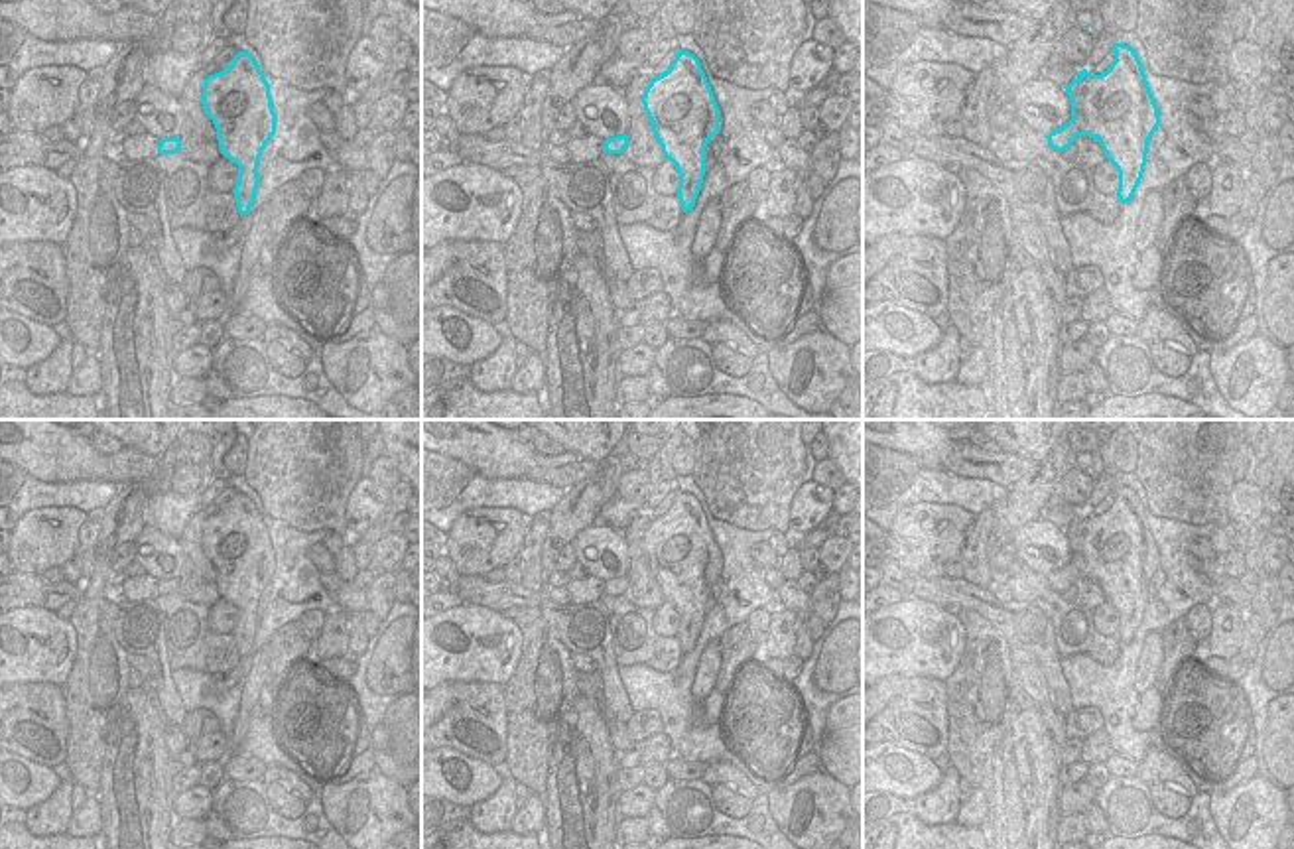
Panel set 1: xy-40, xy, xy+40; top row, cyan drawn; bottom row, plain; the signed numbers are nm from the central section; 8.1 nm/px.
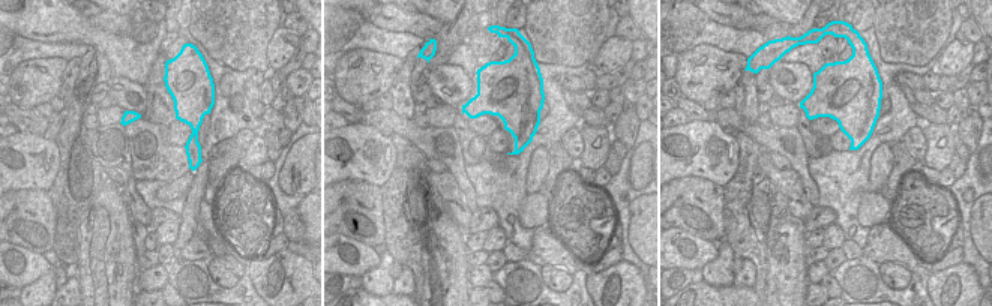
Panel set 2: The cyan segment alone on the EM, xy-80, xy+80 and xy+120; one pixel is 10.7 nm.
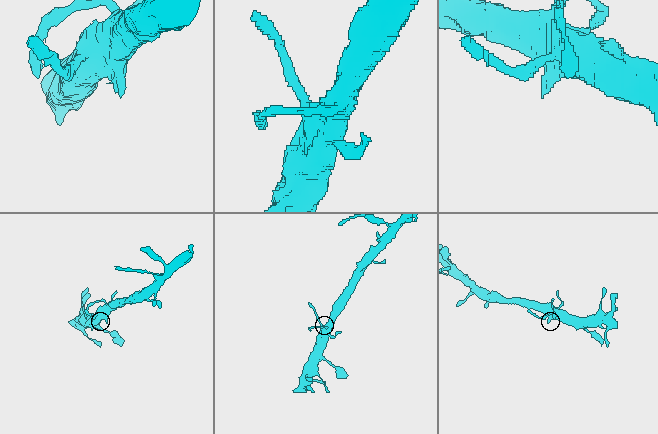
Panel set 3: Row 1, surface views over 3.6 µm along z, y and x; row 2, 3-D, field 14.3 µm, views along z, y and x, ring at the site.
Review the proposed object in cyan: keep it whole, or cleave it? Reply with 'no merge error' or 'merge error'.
no merge error

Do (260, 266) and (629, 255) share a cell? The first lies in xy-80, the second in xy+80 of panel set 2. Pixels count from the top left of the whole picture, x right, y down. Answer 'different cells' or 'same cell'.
different cells

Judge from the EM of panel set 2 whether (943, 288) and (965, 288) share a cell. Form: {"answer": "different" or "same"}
{"answer": "same"}

